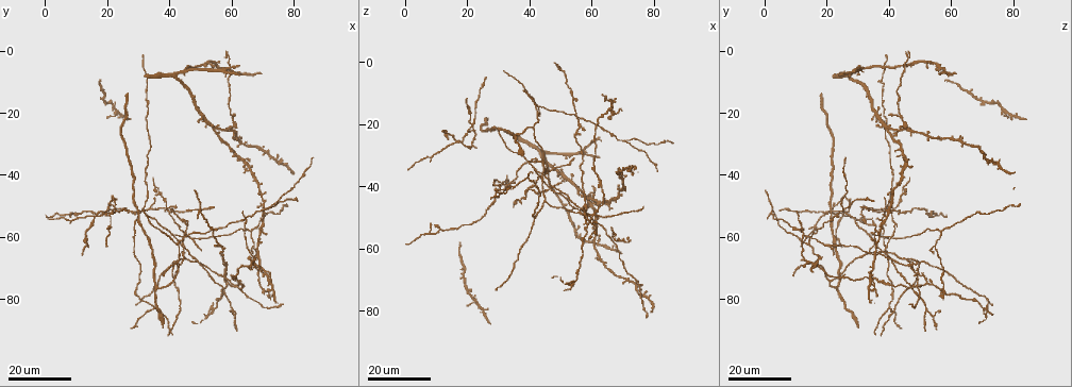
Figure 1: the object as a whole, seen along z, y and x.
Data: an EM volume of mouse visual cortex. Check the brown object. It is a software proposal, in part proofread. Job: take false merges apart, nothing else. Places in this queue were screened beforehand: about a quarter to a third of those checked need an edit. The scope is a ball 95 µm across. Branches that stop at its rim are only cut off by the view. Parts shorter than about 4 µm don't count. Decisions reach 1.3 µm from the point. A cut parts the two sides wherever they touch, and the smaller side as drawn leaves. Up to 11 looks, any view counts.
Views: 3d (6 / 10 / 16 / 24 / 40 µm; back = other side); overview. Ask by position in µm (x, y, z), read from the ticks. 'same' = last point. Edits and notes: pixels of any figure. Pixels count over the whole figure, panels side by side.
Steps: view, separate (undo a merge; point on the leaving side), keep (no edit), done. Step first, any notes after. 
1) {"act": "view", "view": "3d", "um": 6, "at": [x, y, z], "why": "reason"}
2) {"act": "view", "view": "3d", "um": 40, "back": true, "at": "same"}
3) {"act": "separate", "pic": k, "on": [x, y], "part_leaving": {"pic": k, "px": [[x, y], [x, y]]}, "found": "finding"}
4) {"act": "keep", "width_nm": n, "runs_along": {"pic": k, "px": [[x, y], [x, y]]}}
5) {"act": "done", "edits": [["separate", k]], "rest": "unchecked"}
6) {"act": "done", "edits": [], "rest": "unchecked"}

{"act": "view", "view": "3d", "um": 16, "at": [71, 51, 26], "why": "two arms in line, one across"}

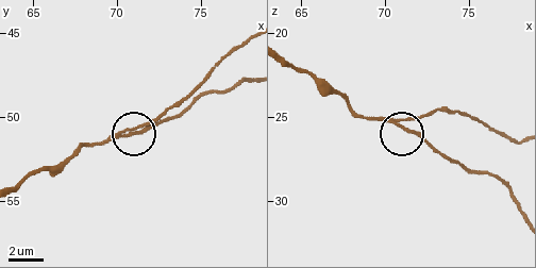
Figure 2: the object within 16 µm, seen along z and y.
{"act": "view", "view": "3d", "um": 10, "at": [70.8, 50.7, 25.3]}

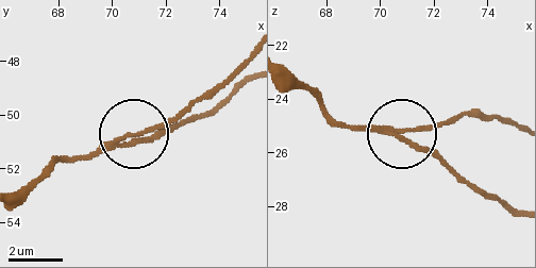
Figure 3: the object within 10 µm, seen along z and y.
{"act": "keep", "arms": 3, "runs_along": {"pic": 3, "px": [[20, 195], [54, 163], [136, 137], [150, 140], [189, 119]]}, "found": "continuous, no second neuron"}

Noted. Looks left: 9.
{"act": "view", "view": "3d", "um": 24, "at": [46, 60, 41], "why": "four or more arms meet"}

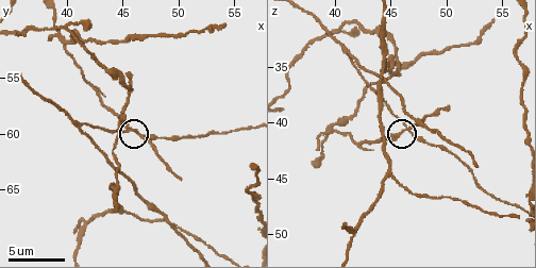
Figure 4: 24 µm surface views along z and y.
{"act": "view", "view": "3d", "um": 6, "at": [46.4, 60.0, 40.6], "why": "zoom in"}

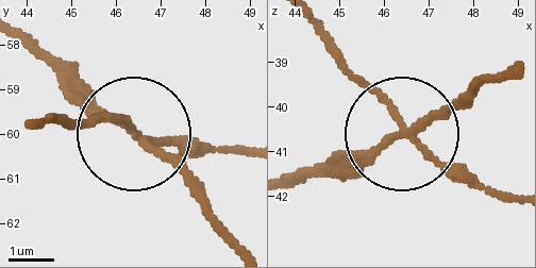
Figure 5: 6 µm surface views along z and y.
{"act": "separate", "pic": 5, "on": [82, 110], "part_leaving": {"pic": 5, "px": [[138, 140], [28, 49]]}, "found": "two neurons meet here"}

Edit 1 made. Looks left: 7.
{"act": "view", "view": "overview"}

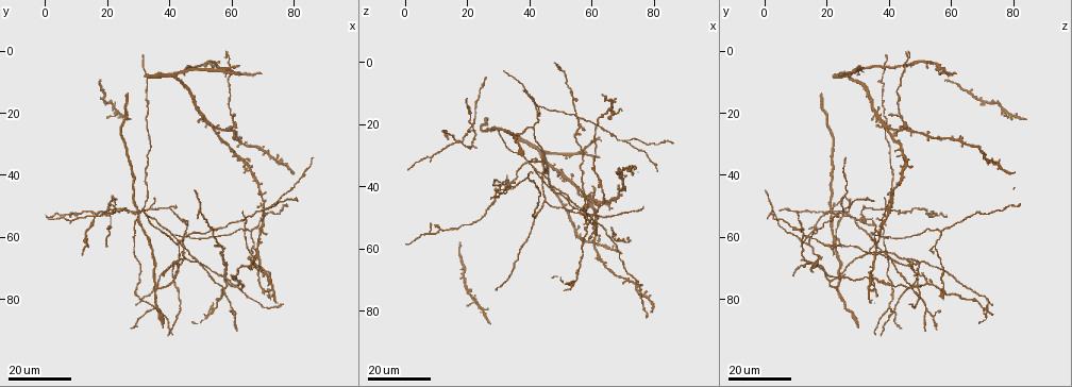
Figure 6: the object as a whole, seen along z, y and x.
{"act": "view", "view": "3d", "um": 16, "at": [60, 76, 49], "why": "arms run side by side"}

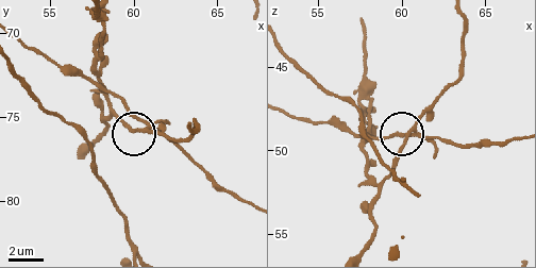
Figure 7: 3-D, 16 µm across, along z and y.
{"act": "view", "view": "3d", "um": 6, "at": [60.7, 75.7, 48.7], "why": "zoom in"}

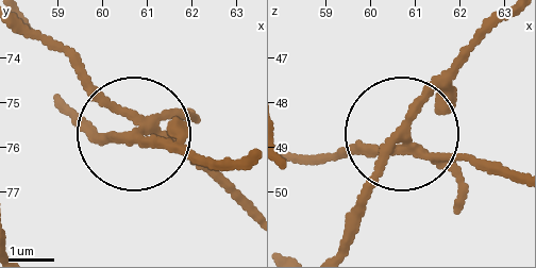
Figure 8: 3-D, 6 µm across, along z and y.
{"act": "separate", "pic": 8, "on": [95, 134], "width_nm": 200, "found": "a second neuron is stuck on"}

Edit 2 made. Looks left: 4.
{"act": "view", "view": "3d", "um": 16, "at": [58, 60, 48], "why": "calibre changes"}

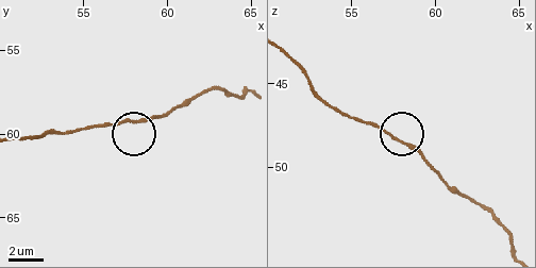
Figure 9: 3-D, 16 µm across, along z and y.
{"act": "view", "view": "3d", "um": 10, "at": [57.5, 59.1, 48.4]}

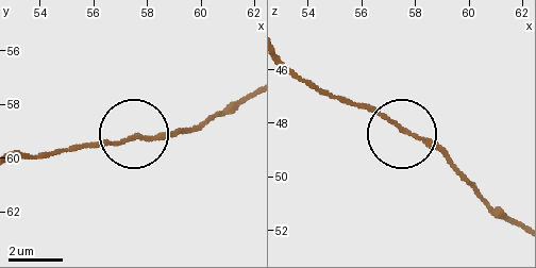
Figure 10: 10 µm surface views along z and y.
{"act": "keep", "width_nm": 130, "runs_along": {"pic": 10, "px": [[514, 224], [446, 153], [331, 95]]}, "found": "all the same neuron"}

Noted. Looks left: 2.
{"act": "view", "view": "3d", "um": 16, "at": [32, 50, 39], "why": "side arm on a straight run"}

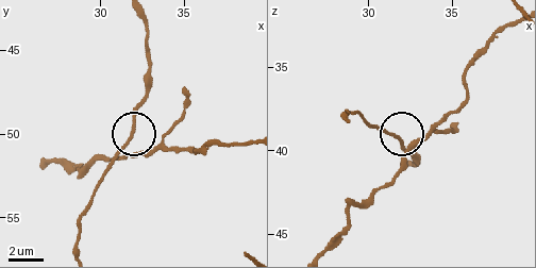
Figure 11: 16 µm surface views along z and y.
{"act": "view", "view": "3d", "um": 10, "at": [31.8, 50.5, 39.2]}

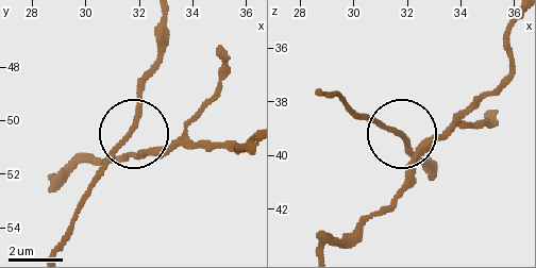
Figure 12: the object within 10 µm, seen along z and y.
{"act": "keep", "side_arm_um": 54, "arms": 3, "found": "continuous, no second neuron"}

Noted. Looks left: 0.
{"act": "done", "edits": [["separate", 5], ["separate", 8]], "rest": "unchecked"}

